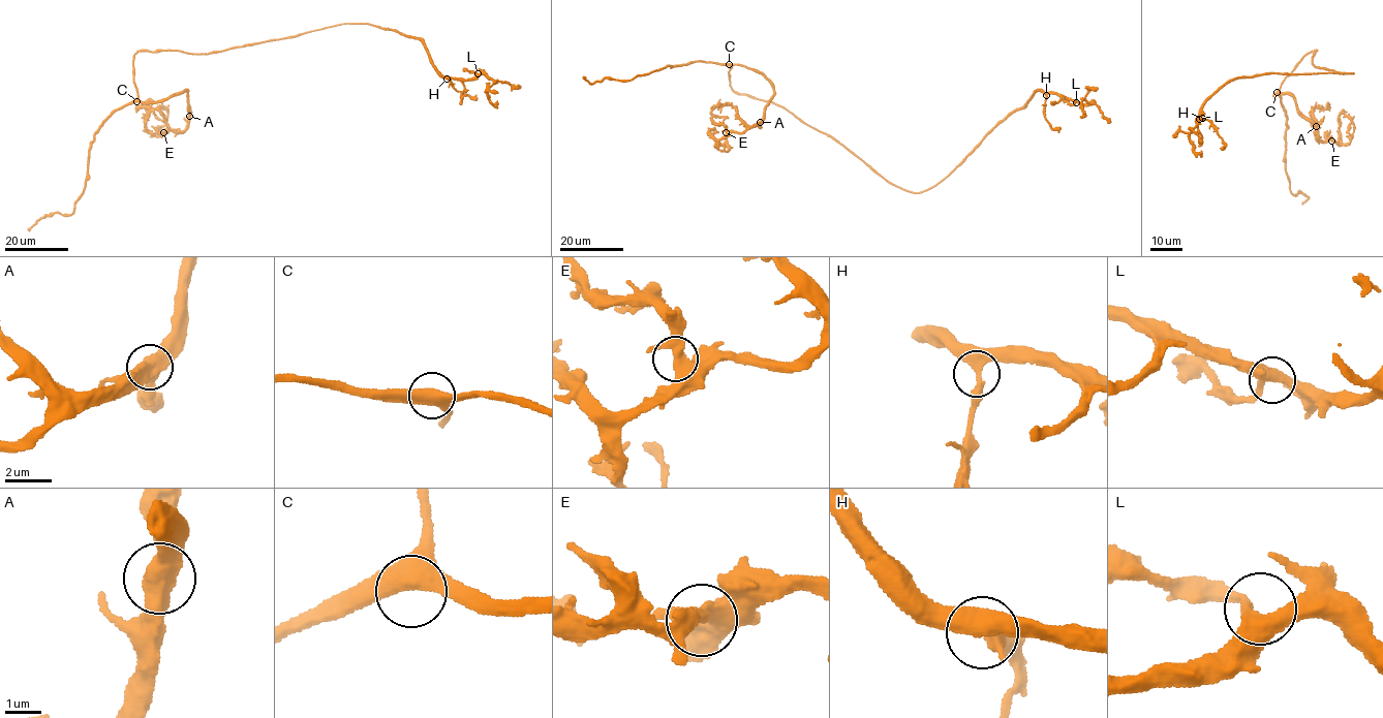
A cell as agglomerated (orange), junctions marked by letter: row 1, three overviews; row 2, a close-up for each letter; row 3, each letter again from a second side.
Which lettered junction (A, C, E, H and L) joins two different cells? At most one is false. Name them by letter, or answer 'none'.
none

